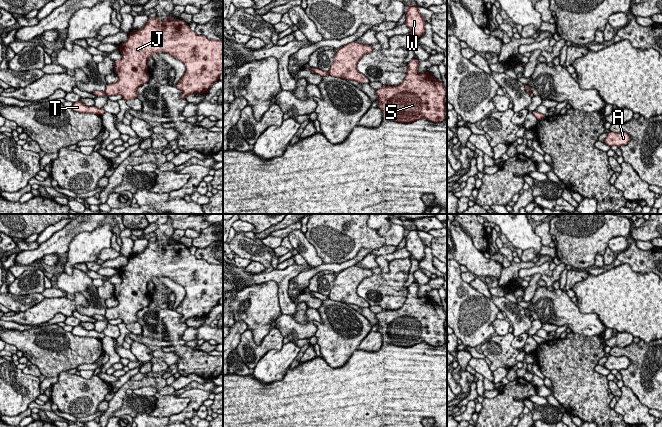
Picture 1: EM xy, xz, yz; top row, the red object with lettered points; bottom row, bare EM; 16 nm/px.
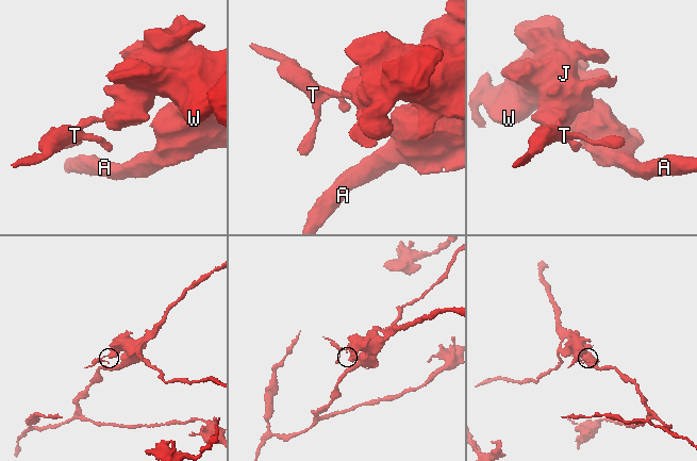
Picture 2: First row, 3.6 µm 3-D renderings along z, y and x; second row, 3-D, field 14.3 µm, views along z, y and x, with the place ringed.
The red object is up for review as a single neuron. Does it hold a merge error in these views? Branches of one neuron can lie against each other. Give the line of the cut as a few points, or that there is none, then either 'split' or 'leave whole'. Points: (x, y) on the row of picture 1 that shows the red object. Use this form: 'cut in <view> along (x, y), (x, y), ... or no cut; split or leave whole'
cut in xy along (104, 92), (106, 94); split

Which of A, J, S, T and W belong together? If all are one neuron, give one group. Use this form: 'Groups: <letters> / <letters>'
Groups: A J S W / T

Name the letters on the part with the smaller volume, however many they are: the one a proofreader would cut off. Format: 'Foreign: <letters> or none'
Foreign: T

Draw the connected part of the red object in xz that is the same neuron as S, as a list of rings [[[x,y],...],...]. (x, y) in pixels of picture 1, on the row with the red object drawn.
[[[418,59],[408,62],[406,76],[400,84],[384,85],[376,90],[377,107],[383,111],[384,118],[401,123],[422,118],[435,123],[446,120],[445,87],[429,71],[418,73],[419,63]]]

